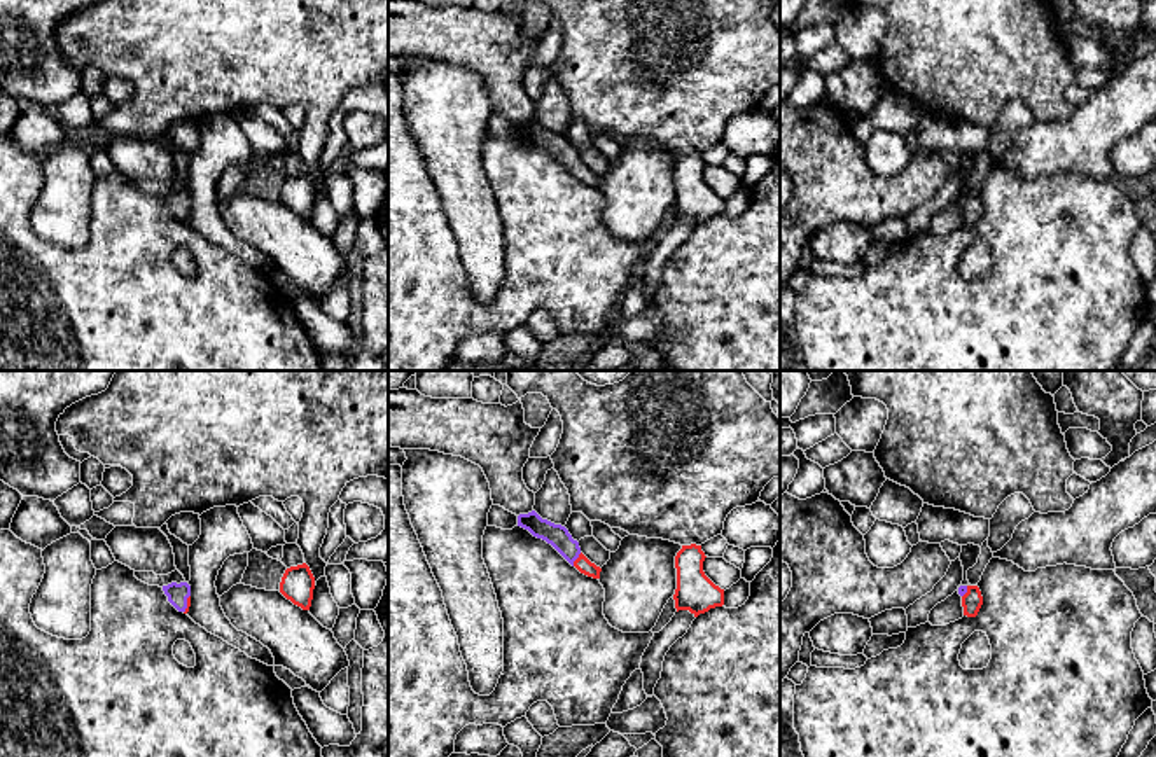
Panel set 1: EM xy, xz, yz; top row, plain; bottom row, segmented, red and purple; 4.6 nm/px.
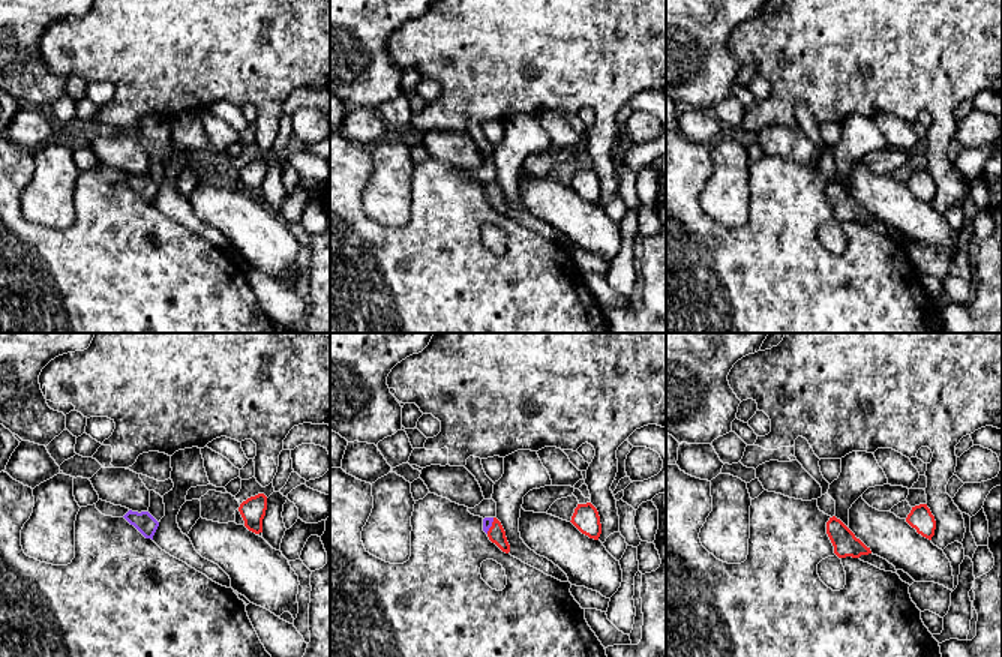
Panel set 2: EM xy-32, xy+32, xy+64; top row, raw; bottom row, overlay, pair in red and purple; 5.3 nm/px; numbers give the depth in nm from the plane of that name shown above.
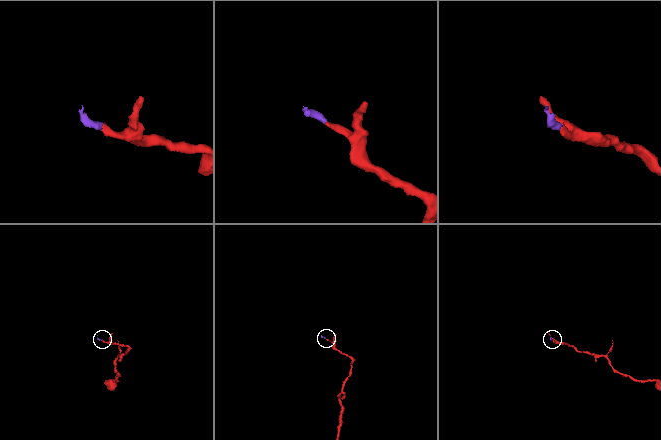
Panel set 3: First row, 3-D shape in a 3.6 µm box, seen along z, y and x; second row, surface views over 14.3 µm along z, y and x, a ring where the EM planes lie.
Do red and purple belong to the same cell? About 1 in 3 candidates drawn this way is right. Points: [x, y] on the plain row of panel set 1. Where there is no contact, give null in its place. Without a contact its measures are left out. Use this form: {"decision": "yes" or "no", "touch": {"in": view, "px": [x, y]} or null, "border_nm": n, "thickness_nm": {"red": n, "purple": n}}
{"decision": "yes", "touch": {"in": "xz", "px": [576, 168]}, "border_nm": 80, "thickness_nm": {"red": 70, "purple": 100}}

